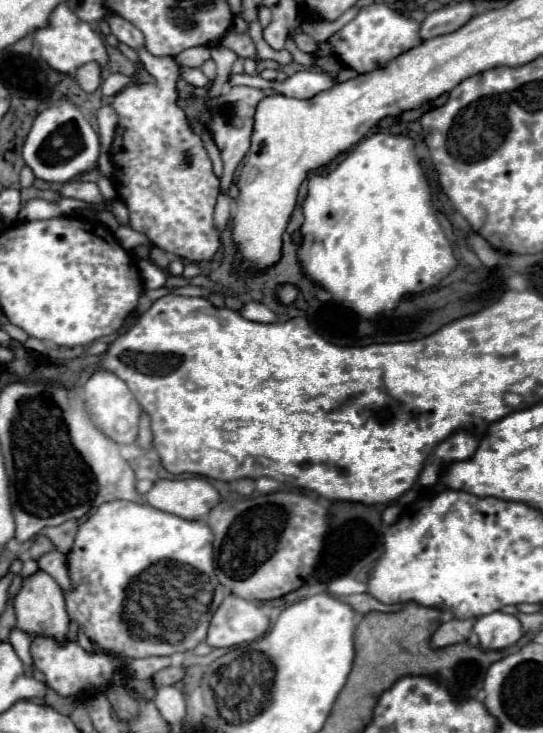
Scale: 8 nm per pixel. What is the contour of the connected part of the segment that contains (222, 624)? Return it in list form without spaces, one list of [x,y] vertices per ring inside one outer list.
[[[229,594],[213,614],[205,642],[211,648],[231,648],[243,642],[253,642],[263,636],[267,628],[269,618],[255,602]]]

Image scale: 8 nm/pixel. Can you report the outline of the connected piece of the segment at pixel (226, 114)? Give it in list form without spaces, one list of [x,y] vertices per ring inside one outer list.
[[[233,86],[233,88],[225,88],[219,96],[211,98],[209,94],[203,96],[189,96],[187,106],[185,106],[185,114],[187,114],[187,122],[189,126],[197,132],[197,124],[205,130],[211,132],[213,142],[217,144],[223,164],[225,164],[225,176],[223,176],[223,190],[227,192],[231,186],[231,176],[235,172],[235,168],[239,166],[239,162],[243,160],[243,156],[249,152],[249,138],[251,138],[251,130],[253,130],[253,114],[255,114],[255,106],[257,102],[263,98],[265,94],[257,88],[247,88],[247,86]]]

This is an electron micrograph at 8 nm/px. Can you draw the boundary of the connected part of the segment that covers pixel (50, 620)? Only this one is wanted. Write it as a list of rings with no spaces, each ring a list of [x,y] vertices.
[[[39,570],[39,572],[23,578],[23,584],[13,598],[13,606],[15,606],[15,614],[17,614],[17,628],[21,628],[25,632],[31,632],[31,634],[53,636],[57,640],[67,638],[69,616],[67,616],[67,622],[65,622],[63,590],[59,588],[59,584],[47,572]]]

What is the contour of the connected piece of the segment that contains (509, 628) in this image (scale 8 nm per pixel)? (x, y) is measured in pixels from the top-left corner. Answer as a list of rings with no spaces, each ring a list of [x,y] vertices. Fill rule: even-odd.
[[[491,612],[477,618],[473,632],[479,636],[479,644],[485,650],[503,650],[521,638],[521,622],[505,612]]]

